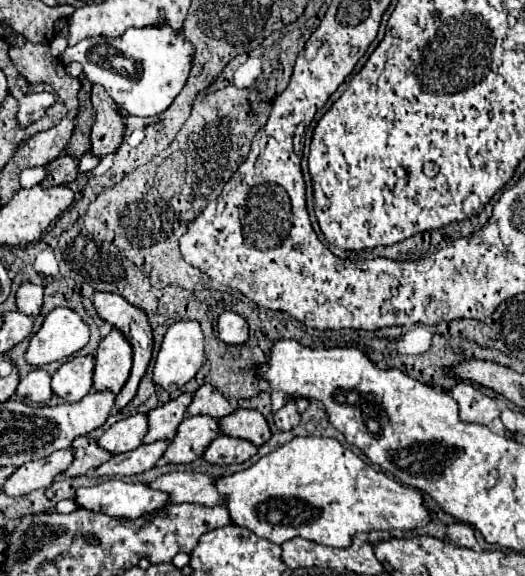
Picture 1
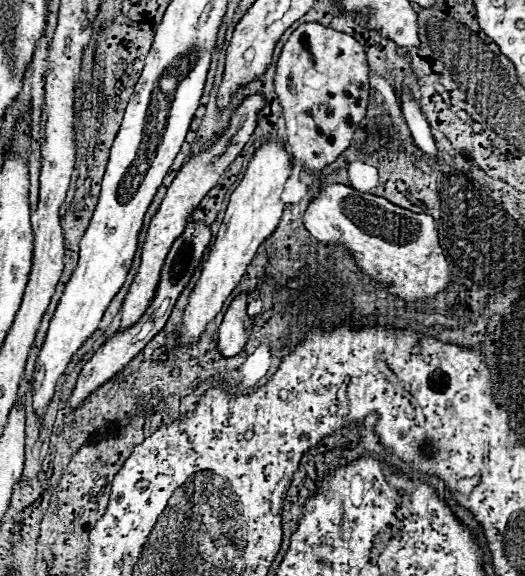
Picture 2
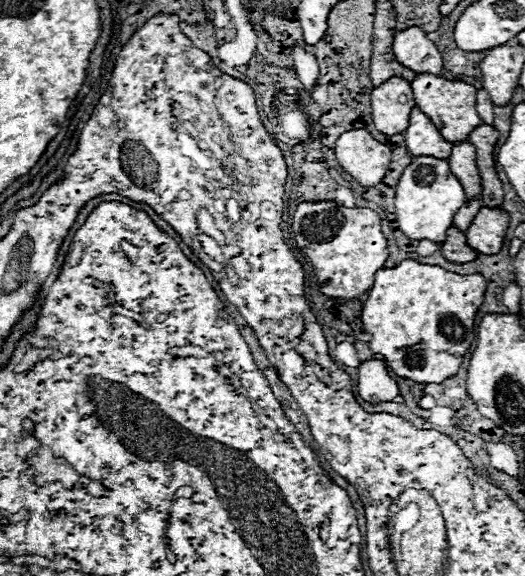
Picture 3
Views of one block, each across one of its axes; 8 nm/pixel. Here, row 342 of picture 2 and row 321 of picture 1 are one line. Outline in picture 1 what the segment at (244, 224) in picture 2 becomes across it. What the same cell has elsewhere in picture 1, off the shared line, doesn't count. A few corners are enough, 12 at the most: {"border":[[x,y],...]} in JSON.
{"border":[[200,324],[164,334],[152,382],[166,392],[190,382],[204,362]]}

